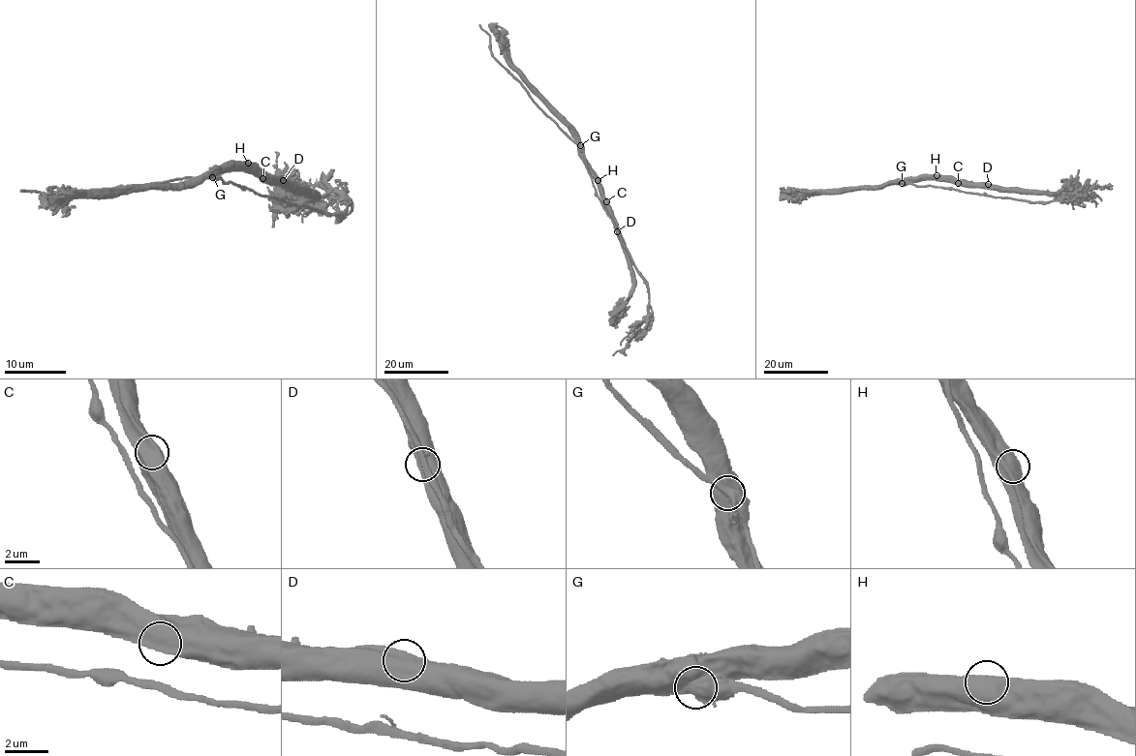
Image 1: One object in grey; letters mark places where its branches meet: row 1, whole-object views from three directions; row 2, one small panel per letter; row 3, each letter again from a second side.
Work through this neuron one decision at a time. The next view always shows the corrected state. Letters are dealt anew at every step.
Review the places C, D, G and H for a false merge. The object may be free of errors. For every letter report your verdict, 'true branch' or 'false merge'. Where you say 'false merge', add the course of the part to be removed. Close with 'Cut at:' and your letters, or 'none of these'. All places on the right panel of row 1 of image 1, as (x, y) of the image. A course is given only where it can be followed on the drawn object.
C: true branch
D: true branch
G: false merge; course (903, 183), (1039, 202), (1061, 200), (1083, 189), (1111, 188)
H: true branch
Cut at: G

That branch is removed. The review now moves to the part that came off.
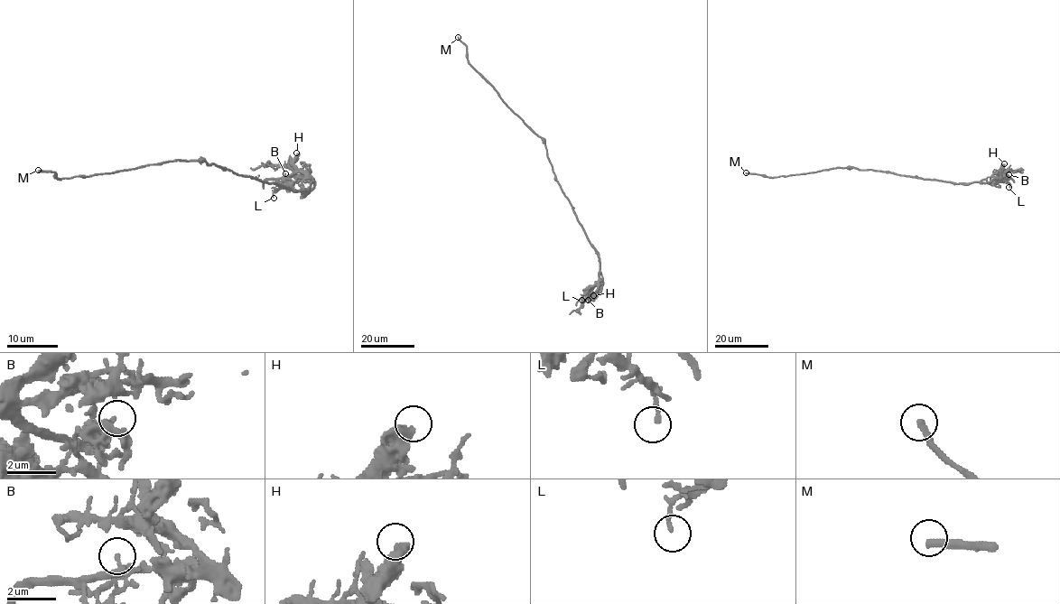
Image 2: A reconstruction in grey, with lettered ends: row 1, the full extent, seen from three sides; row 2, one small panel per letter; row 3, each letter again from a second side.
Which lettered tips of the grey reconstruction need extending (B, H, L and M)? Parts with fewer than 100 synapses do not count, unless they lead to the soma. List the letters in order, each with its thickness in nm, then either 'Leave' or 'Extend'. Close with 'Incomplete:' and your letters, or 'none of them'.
B: Thickness 110 nm. Leave
H: Thickness 440 nm. Leave
L: Thickness 150 nm. Leave
M: Thickness 280 nm. Leave
Incomplete: none of them

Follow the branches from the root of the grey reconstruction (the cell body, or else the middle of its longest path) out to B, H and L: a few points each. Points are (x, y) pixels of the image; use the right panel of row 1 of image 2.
B: (883, 171), (956, 183), (995, 183), (1005, 180), (1008, 174)
H: (883, 171), (970, 183), (990, 177), (1004, 163)
L: (883, 171), (956, 183), (1006, 181), (1008, 187)

